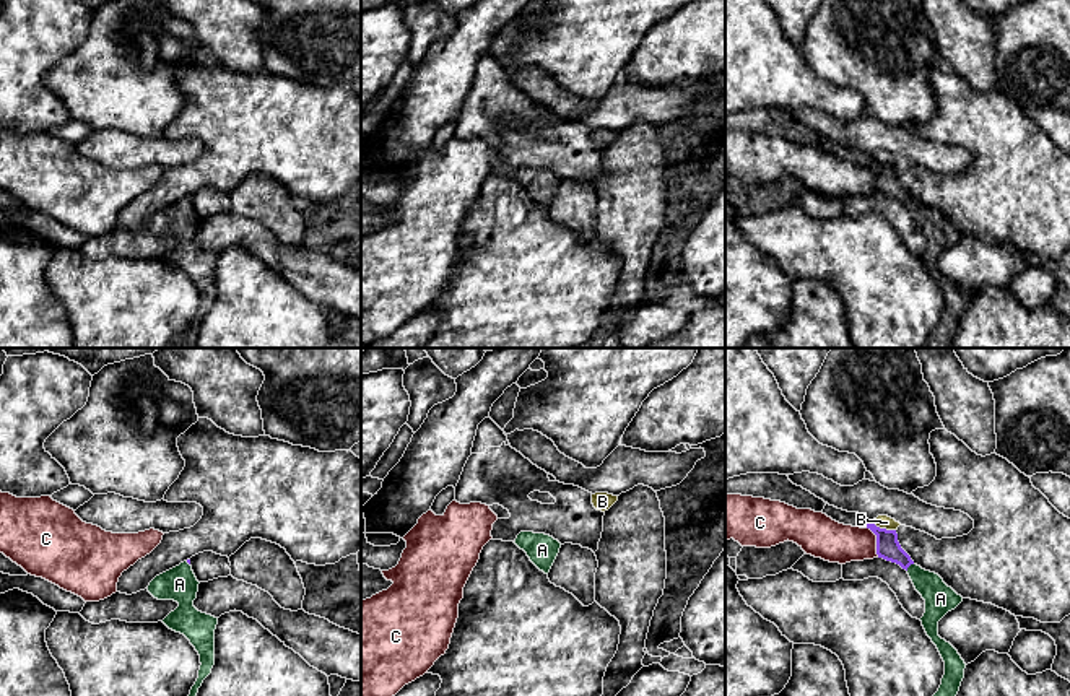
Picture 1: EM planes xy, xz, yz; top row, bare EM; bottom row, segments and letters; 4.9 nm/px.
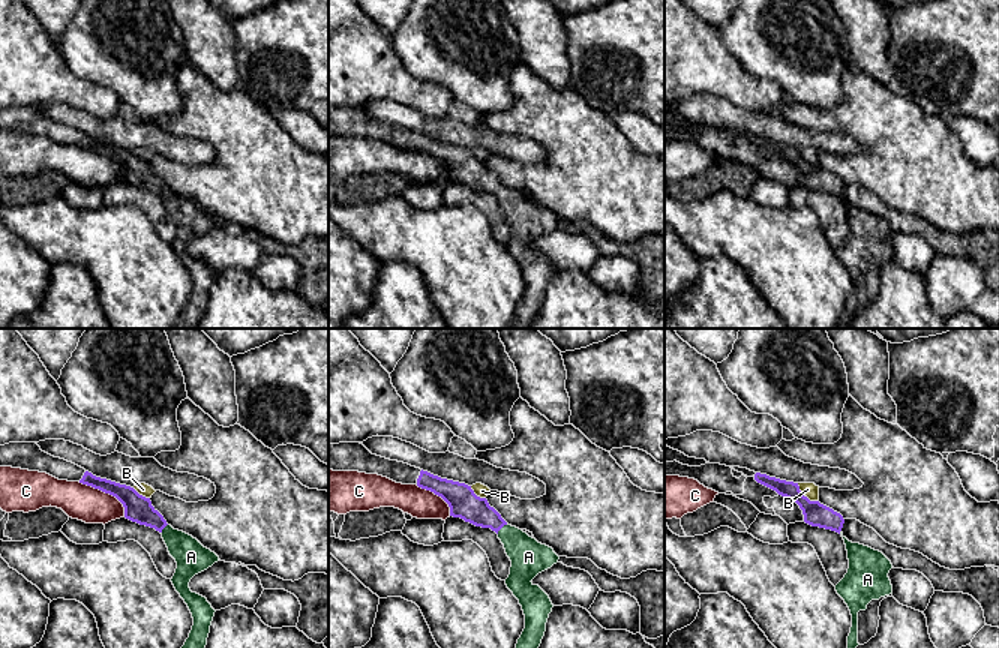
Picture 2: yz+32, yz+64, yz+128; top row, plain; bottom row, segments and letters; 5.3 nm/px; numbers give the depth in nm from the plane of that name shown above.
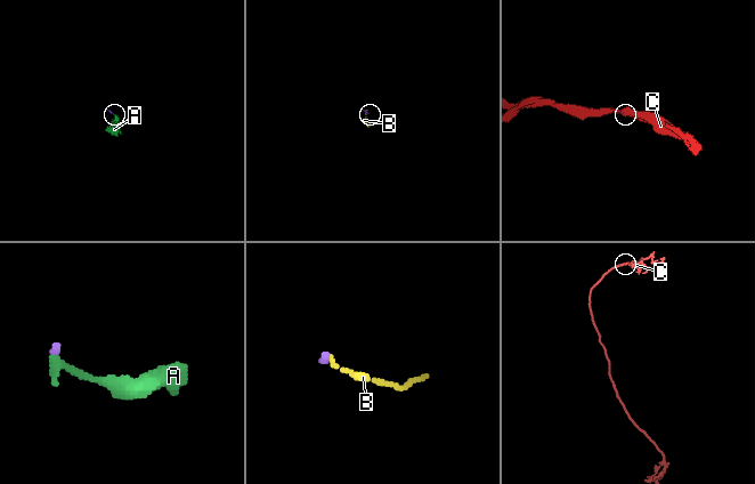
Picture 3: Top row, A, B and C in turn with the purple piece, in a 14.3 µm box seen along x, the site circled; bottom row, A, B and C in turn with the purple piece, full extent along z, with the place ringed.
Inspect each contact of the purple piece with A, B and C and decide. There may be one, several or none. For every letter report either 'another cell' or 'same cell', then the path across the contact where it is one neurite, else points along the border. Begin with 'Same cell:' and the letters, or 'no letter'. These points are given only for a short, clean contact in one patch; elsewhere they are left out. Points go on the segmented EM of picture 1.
Same cell: A
A: same cell; way yz (888, 547), (909, 565), (940, 599)
B: another cell; border yz (870, 521), (895, 530)
C: another cell; border yz (865, 527), (875, 535), (875, 553), (878, 556)

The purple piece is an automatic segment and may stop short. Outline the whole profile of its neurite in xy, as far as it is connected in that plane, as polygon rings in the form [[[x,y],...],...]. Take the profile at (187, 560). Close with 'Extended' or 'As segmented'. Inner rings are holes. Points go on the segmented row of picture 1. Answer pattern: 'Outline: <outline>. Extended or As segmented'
Outline: [[[190,559],[156,576],[148,592],[158,600],[174,600],[179,607],[171,611],[163,623],[184,634],[200,655],[200,670],[189,696],[197,696],[203,680],[215,665],[215,629],[218,618],[202,613],[194,607],[198,592],[198,581],[192,571]]]. Extended

